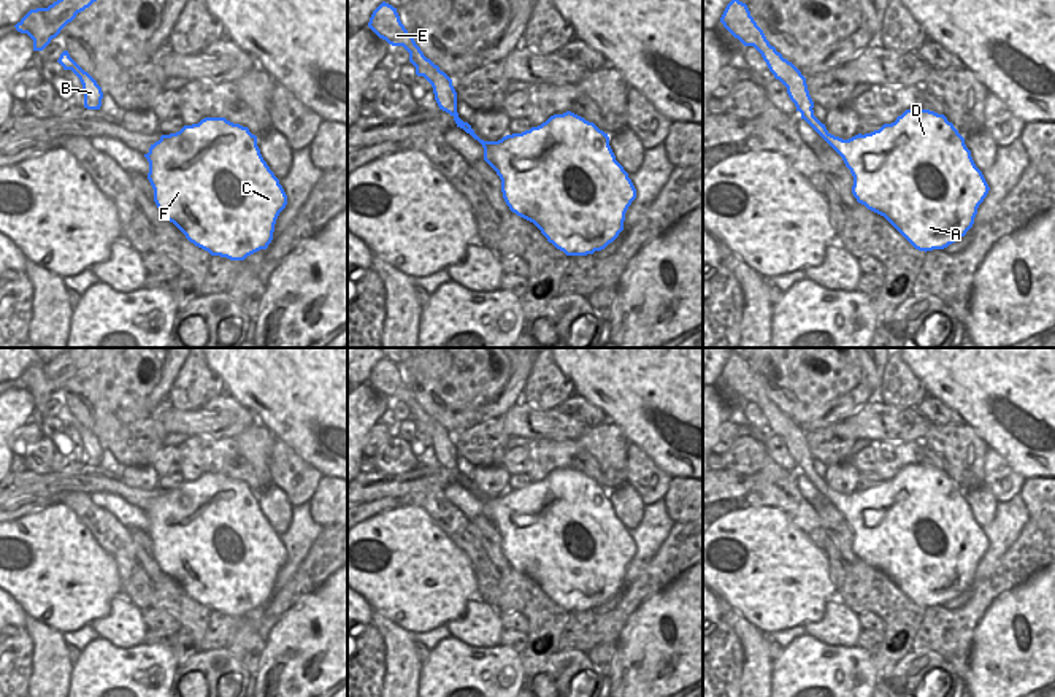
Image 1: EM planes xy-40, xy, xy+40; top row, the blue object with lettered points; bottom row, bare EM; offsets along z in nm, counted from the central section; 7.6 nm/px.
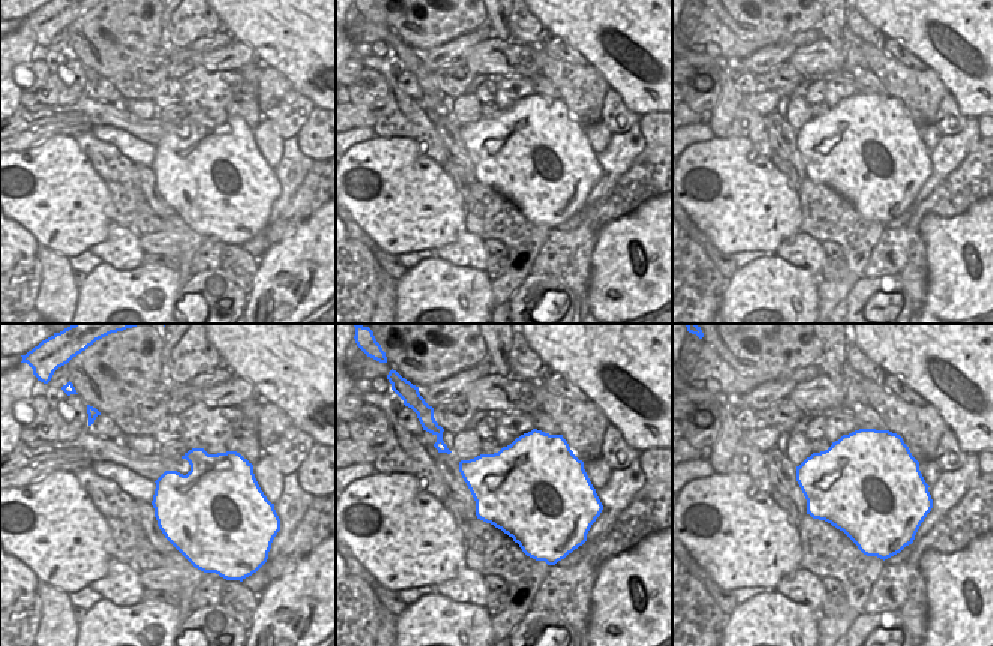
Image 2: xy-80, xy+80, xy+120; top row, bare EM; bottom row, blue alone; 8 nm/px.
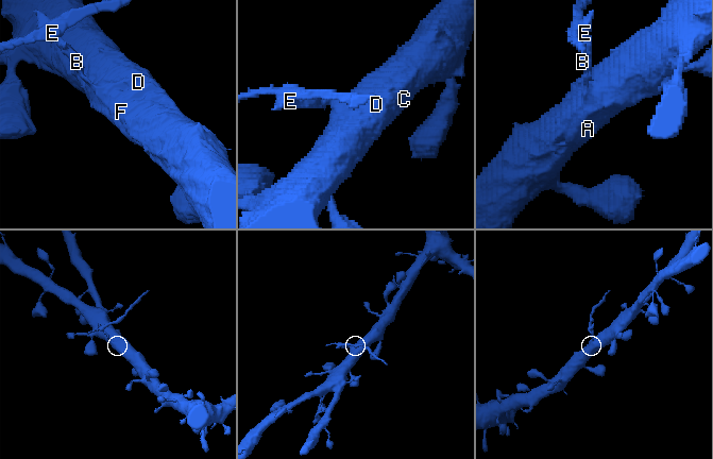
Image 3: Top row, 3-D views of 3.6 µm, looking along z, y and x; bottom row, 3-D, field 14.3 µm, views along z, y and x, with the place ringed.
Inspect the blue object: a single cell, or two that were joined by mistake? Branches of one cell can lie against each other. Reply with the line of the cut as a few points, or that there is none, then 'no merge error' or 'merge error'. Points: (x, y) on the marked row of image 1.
xy+40 (830, 134), (827, 142) | merge error

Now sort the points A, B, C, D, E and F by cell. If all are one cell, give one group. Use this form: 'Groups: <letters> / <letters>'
Groups: A C D F / B E

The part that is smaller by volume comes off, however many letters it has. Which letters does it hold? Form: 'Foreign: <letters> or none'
Foreign: B, E

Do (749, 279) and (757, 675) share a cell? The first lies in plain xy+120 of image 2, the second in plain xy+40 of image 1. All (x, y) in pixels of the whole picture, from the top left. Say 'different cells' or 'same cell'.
different cells

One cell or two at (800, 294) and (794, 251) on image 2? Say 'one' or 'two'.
two

